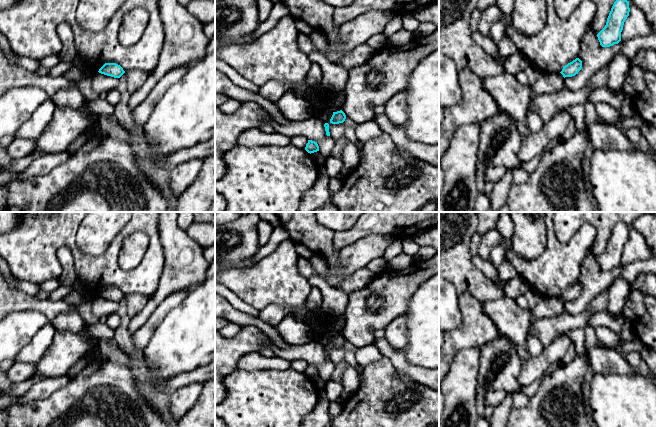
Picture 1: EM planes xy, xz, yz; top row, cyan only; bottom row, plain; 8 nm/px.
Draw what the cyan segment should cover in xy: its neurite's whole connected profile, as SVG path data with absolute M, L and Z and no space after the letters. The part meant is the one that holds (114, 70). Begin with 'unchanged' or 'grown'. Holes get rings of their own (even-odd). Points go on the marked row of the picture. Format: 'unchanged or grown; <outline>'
unchanged; M105 63L98 72L114 78L120 78L125 73L123 68L116 63Z

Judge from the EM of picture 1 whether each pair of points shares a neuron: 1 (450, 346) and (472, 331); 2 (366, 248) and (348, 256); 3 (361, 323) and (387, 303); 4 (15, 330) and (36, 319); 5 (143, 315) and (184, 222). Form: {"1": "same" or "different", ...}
{"1": "same", "2": "same", "3": "same", "4": "same", "5": "different"}

